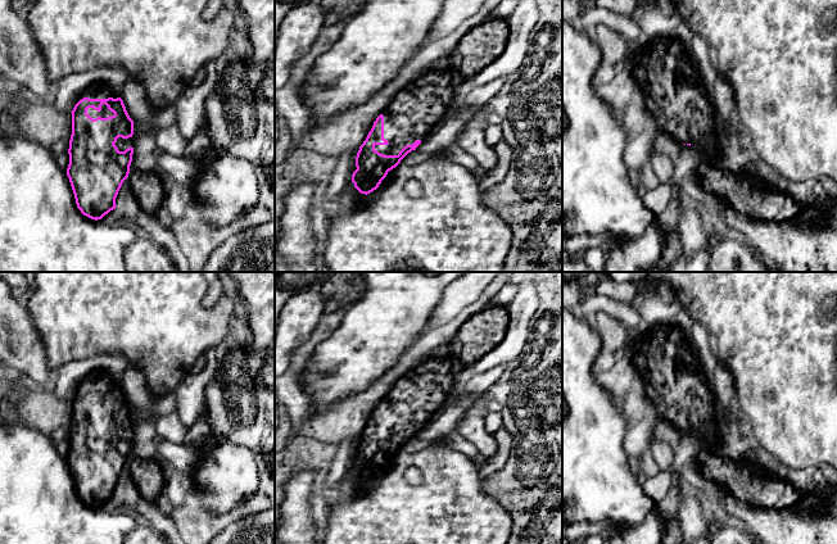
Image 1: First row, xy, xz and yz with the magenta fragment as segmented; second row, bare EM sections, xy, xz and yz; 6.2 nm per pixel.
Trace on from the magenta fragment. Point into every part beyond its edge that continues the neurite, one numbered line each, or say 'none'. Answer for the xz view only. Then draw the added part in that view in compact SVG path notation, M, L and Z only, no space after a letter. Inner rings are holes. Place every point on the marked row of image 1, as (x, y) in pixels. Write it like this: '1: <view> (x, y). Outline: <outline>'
1: xz (415, 112). Outline: M443 64L407 85L383 112L389 144L375 145L375 150L398 155L406 145L425 140L448 117L454 85L452 69Z

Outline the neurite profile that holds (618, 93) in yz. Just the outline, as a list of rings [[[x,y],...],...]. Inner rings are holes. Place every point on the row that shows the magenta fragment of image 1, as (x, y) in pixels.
[[[632,68],[623,71],[615,78],[596,89],[597,96],[606,101],[617,115],[621,115],[630,103],[638,85]]]

